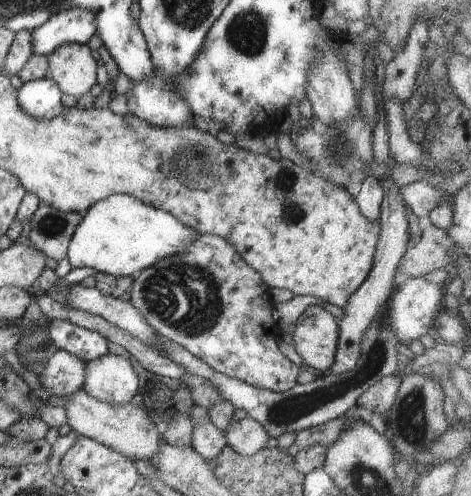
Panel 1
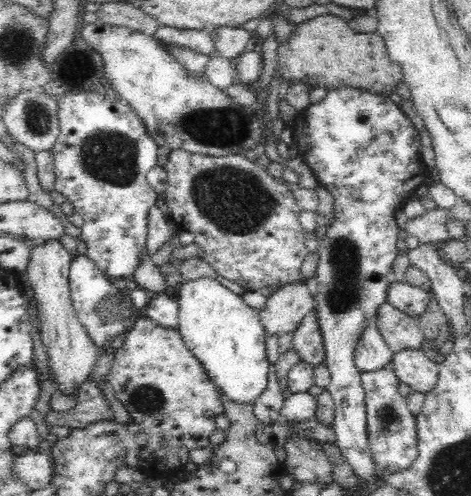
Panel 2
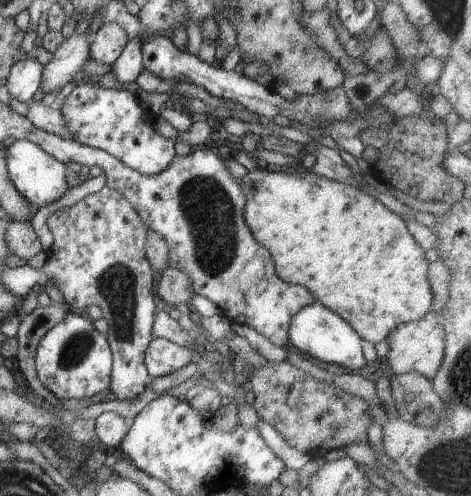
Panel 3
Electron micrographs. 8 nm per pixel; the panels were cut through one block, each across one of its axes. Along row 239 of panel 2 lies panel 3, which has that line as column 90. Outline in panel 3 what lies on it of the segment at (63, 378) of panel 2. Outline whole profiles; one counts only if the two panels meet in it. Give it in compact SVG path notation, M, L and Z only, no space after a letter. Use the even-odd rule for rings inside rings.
M105 22L94 34L94 41L90 44L90 58L112 65L114 60L118 60L128 42L130 38L120 24Z

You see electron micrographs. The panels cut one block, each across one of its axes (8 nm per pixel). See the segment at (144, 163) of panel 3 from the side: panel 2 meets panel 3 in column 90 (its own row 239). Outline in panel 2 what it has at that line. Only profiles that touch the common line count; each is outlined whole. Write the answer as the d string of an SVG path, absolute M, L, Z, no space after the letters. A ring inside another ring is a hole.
M78 92L64 94L58 99L59 135L51 149L54 154L55 190L72 202L74 212L84 220L81 238L87 244L86 256L94 261L98 270L107 277L132 276L140 264L140 256L147 252L148 212L156 202L158 193L146 178L158 158L156 141L150 137L144 121L132 105L113 94Z

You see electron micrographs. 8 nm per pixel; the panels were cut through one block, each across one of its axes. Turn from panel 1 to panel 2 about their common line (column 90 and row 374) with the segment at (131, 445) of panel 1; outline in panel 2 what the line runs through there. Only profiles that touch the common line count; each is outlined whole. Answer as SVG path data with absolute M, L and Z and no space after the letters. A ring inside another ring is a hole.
M406 349L393 353L394 373L414 392L426 394L438 382L438 363L424 355L424 350Z

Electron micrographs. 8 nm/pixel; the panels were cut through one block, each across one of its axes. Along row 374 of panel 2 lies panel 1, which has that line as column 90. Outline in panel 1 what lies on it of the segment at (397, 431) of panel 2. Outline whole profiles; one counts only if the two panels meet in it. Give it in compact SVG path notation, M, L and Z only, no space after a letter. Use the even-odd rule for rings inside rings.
M108 353L88 362L81 391L105 403L124 404L139 392L139 378L130 359Z

